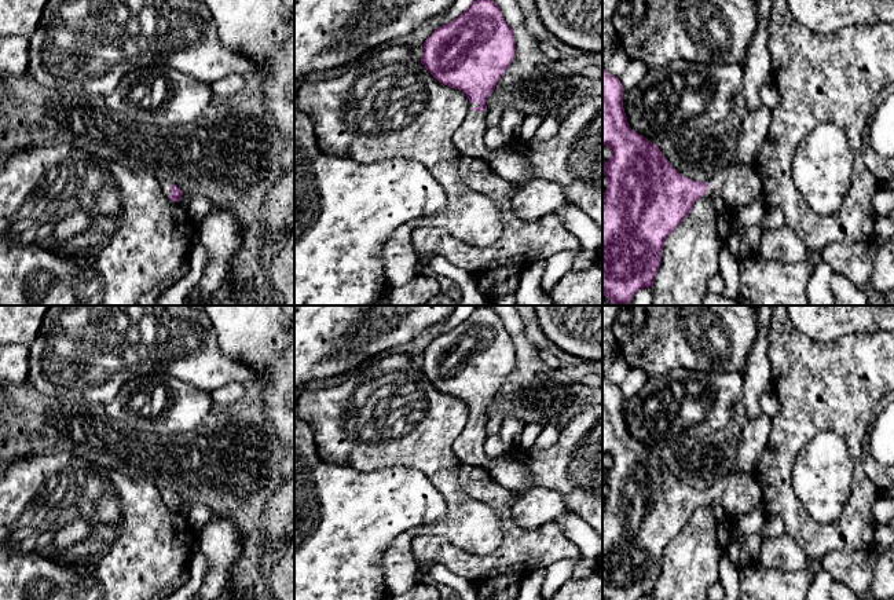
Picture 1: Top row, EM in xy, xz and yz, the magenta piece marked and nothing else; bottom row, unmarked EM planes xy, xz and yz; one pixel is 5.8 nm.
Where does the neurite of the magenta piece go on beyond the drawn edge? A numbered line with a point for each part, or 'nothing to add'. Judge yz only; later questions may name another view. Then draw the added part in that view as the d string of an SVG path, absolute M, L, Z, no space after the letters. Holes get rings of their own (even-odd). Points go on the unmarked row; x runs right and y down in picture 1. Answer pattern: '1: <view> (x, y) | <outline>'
1: yz (736, 493) | M755 471L730 472L708 489L708 500L703 505L719 504L732 517L747 513L754 504L763 501L763 493Z

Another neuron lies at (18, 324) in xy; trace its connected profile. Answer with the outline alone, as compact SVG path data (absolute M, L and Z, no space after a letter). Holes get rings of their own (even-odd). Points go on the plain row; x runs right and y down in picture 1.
M0 306L0 344L30 345L51 306Z

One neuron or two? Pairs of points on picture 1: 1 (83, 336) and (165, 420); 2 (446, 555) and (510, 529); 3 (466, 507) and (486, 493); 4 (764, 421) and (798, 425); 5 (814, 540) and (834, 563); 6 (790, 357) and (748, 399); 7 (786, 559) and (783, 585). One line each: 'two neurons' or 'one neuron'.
1: two neurons
2: one neuron
3: two neurons
4: two neurons
5: two neurons
6: two neurons
7: two neurons

